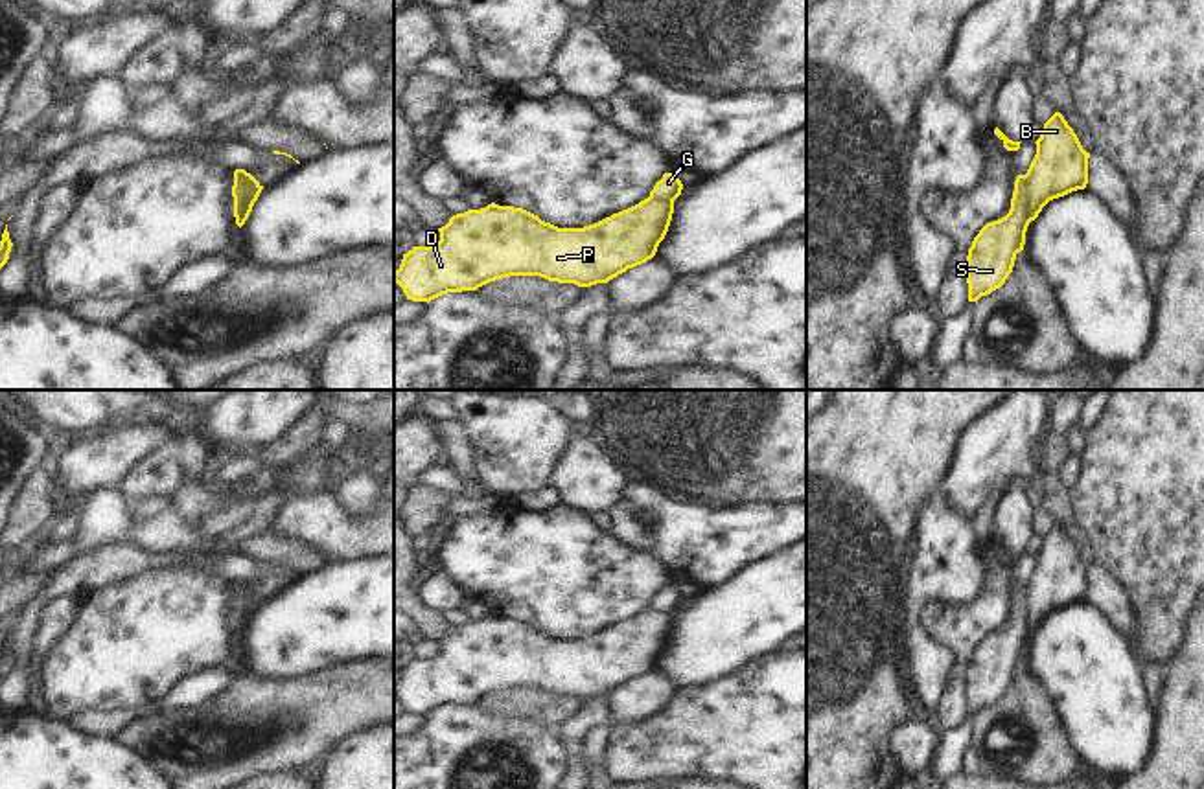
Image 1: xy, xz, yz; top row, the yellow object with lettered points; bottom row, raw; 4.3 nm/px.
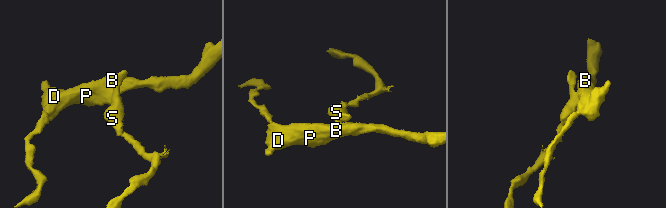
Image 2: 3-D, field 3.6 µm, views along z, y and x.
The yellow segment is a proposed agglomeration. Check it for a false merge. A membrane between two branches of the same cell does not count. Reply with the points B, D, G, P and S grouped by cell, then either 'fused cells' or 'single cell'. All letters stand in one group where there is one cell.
B D P / G S | fused cells

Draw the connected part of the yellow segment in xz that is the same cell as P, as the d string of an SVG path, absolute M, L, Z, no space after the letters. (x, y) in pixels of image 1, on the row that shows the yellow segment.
M644 199L584 228L558 228L538 215L495 202L480 210L457 213L440 232L433 246L412 246L403 254L394 281L407 300L431 302L447 292L477 291L479 287L510 278L539 276L549 281L591 287L608 283L619 274L646 263L665 239L674 213L674 200Z

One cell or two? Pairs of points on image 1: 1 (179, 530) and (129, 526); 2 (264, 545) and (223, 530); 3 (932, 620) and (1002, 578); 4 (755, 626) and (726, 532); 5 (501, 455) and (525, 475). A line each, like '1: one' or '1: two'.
1: one
2: two
3: one
4: two
5: one

